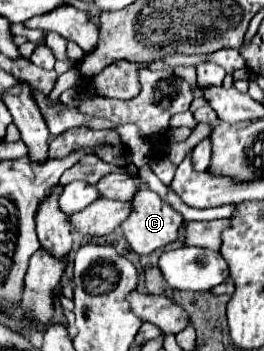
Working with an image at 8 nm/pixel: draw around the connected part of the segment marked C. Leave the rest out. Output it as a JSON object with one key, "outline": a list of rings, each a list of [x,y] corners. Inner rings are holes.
{"outline":[[[144,187],[142,191],[138,191],[138,195],[132,199],[132,203],[134,203],[134,213],[130,213],[130,219],[126,219],[126,223],[122,223],[124,237],[128,239],[132,251],[136,251],[138,255],[152,253],[178,239],[178,231],[184,223],[184,217],[178,211],[174,211],[166,201],[162,201],[154,191]]]}

